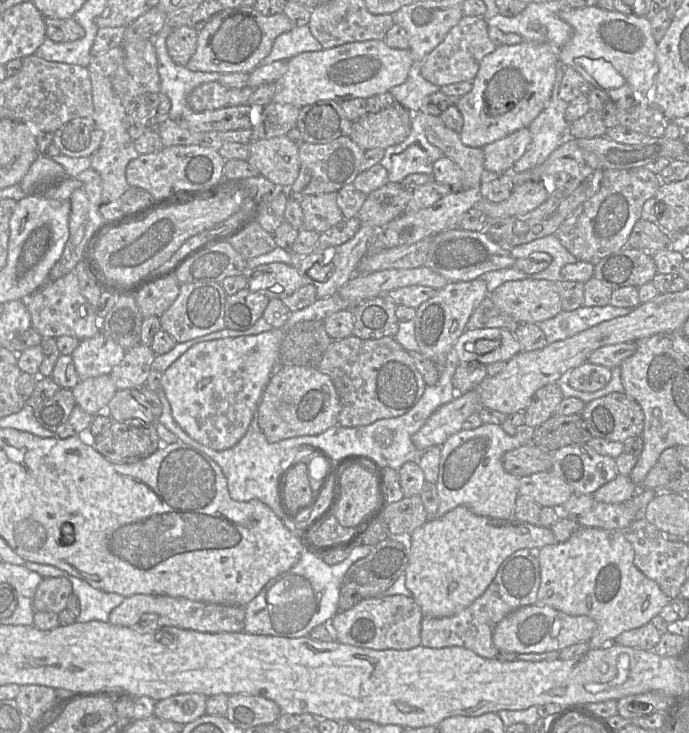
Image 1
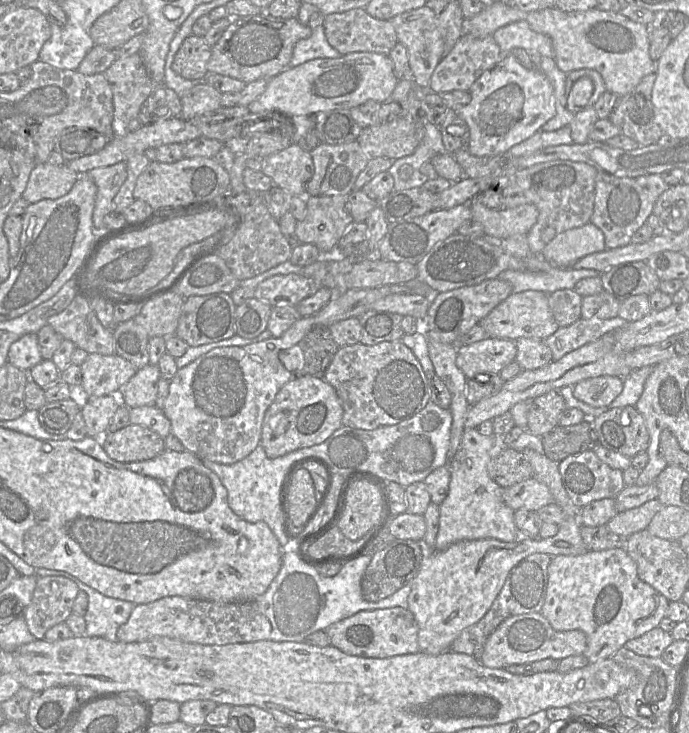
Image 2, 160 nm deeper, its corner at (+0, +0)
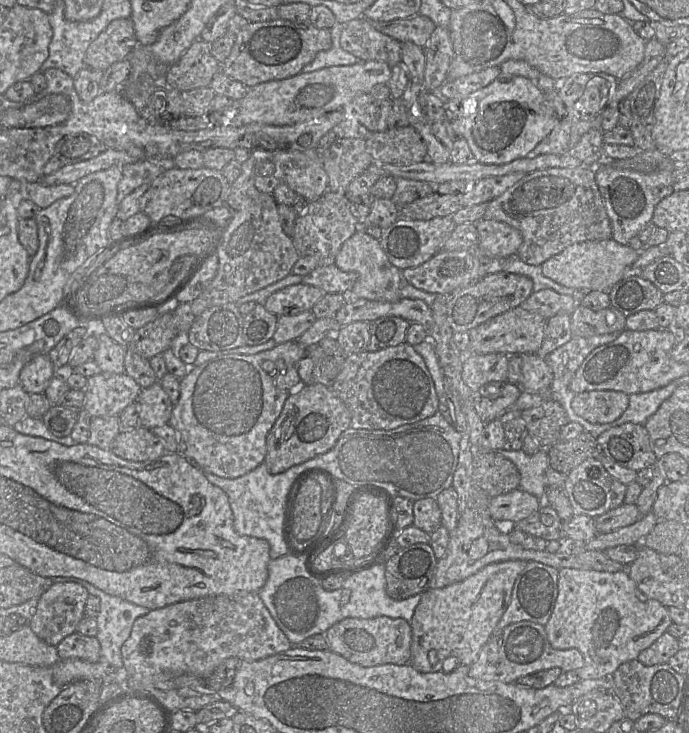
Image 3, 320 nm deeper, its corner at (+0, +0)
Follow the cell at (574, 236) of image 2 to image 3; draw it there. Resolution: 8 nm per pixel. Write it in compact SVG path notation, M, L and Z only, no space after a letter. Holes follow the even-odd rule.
M614 239L600 241L583 241L566 247L562 252L546 260L542 265L544 276L553 281L578 290L580 293L589 291L608 291L628 272L637 260L639 252L629 245L622 245Z

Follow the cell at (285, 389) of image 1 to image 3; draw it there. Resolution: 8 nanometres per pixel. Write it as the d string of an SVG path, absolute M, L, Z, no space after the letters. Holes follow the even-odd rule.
M302 384L287 398L280 416L267 435L264 463L271 474L283 473L332 449L349 427L350 412L330 386Z

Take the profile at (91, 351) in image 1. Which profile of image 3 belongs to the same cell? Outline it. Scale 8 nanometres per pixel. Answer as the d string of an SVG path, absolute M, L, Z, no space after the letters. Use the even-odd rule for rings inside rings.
M99 373L87 378L83 410L91 418L119 416L130 404L135 403L142 387L123 374Z

